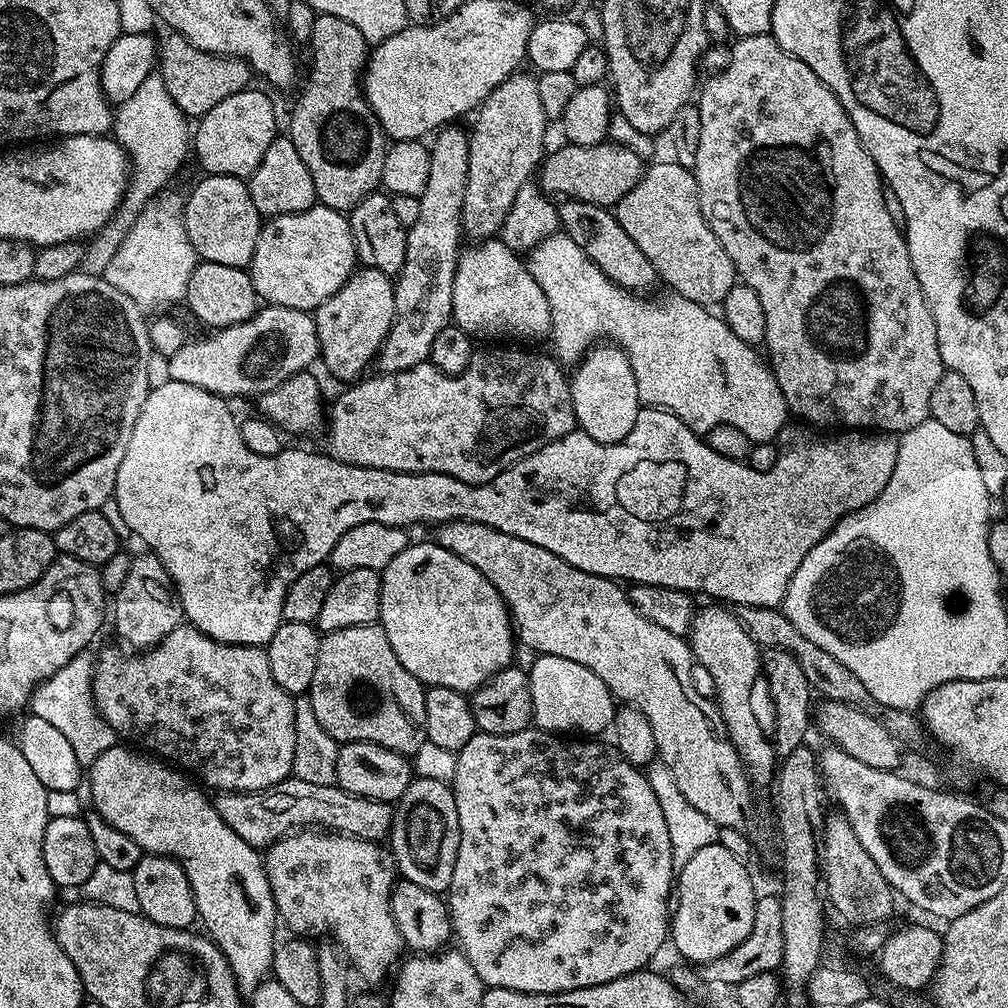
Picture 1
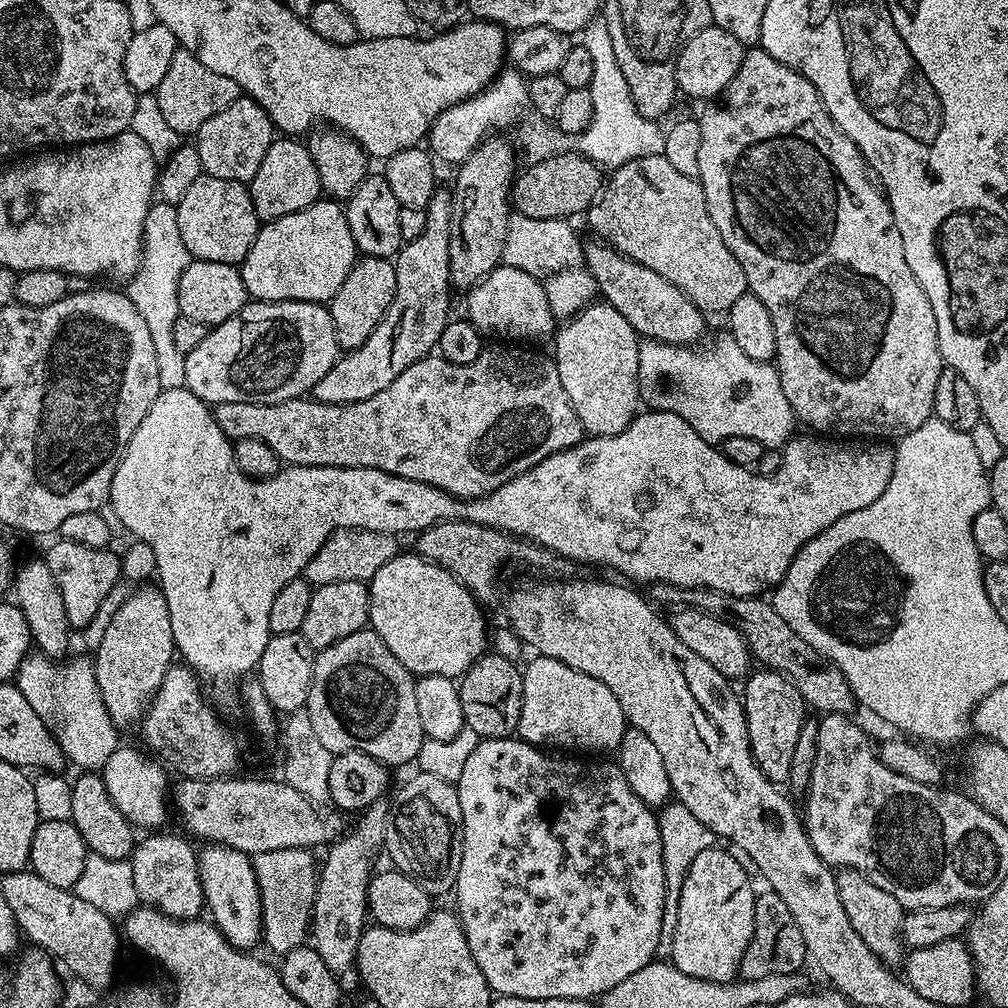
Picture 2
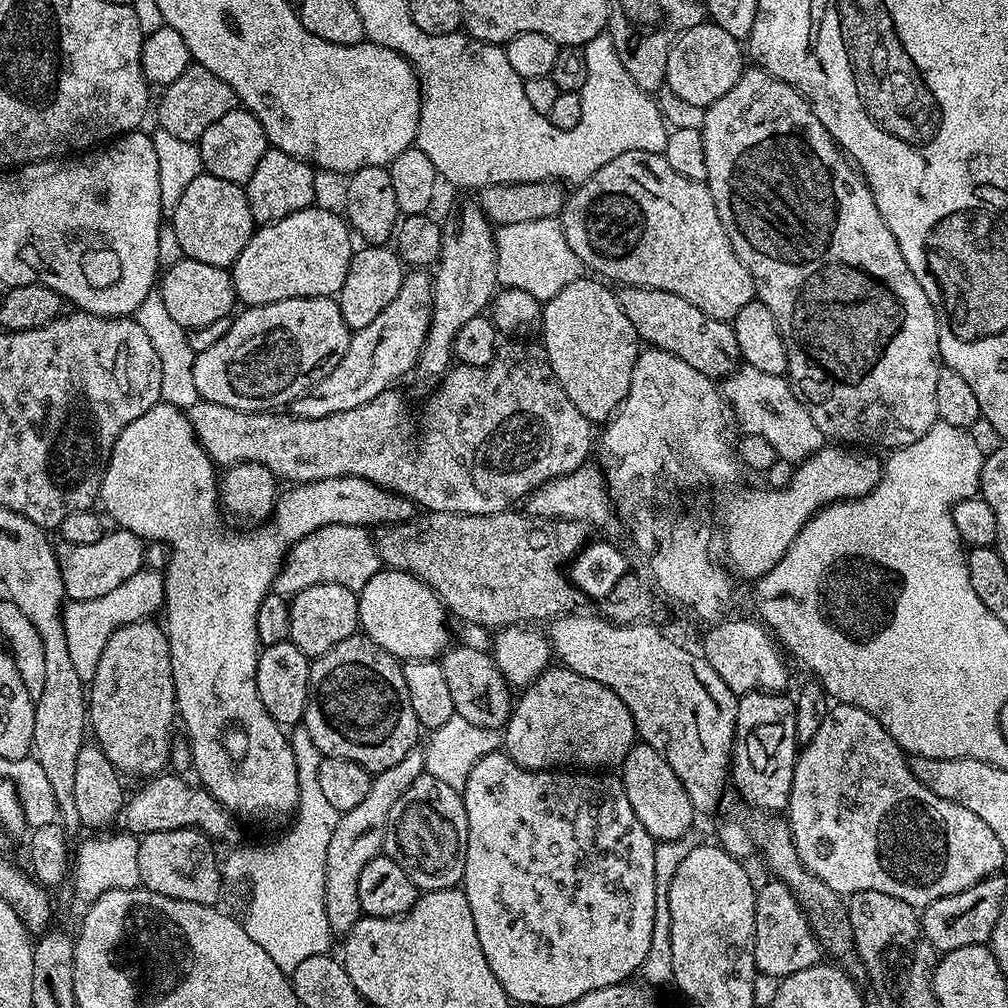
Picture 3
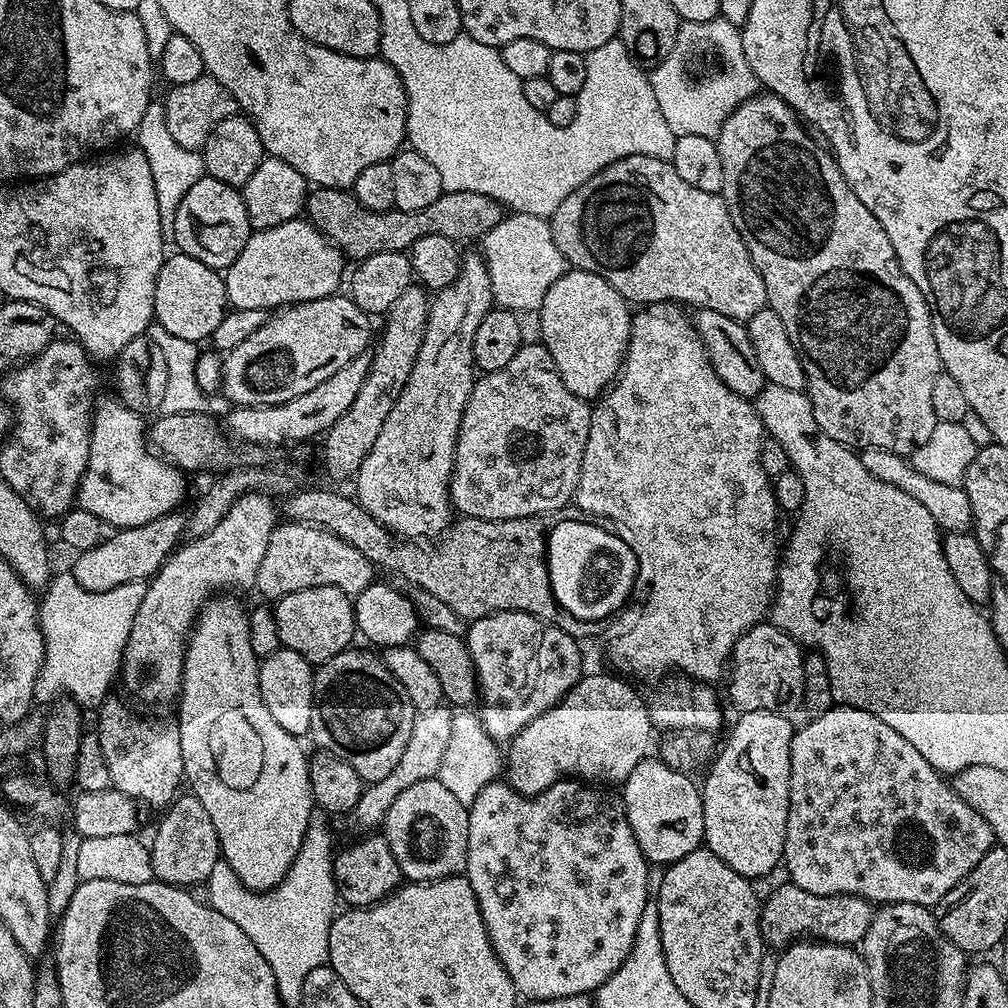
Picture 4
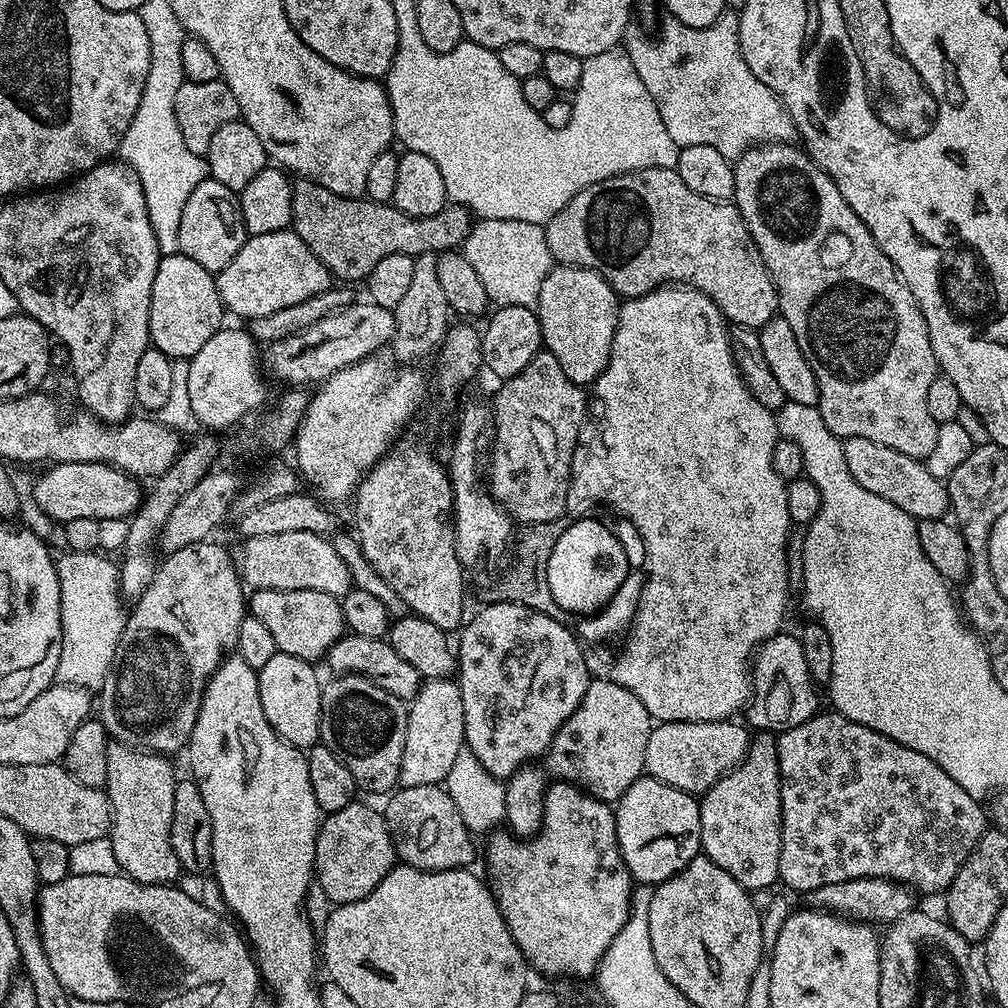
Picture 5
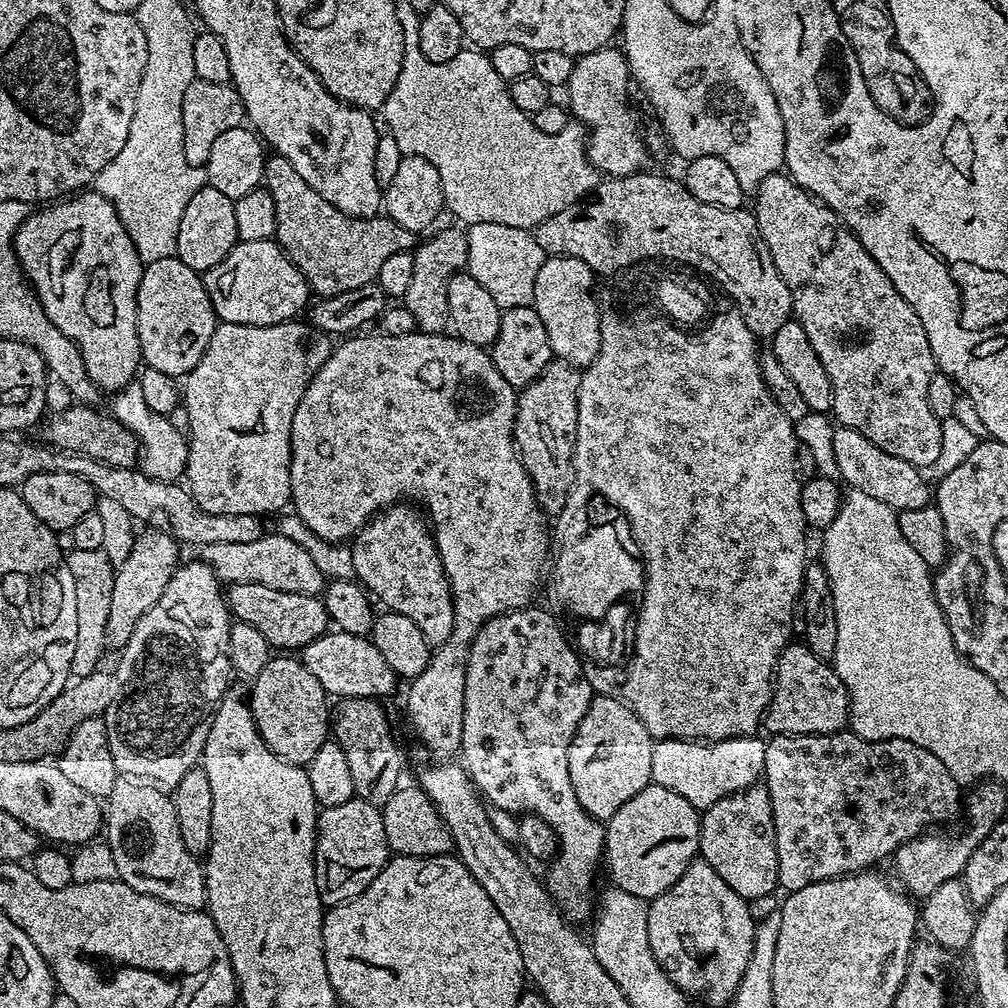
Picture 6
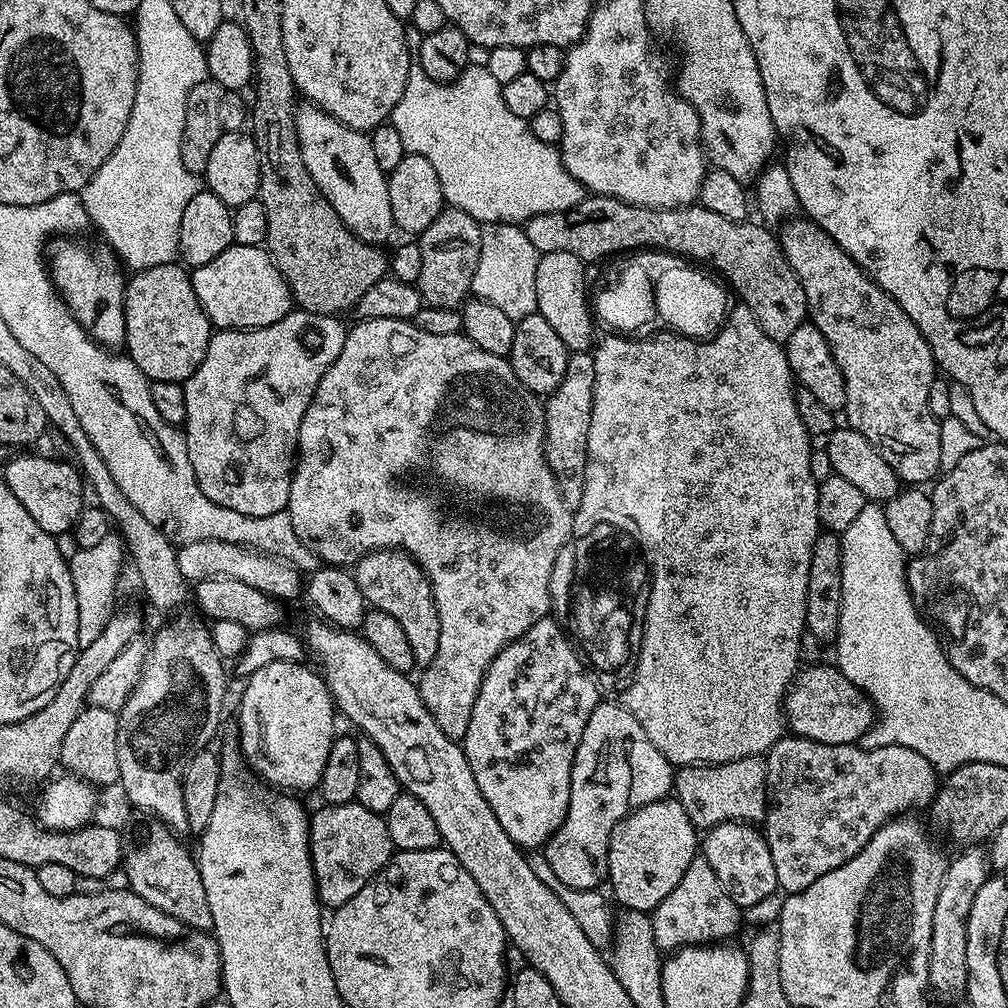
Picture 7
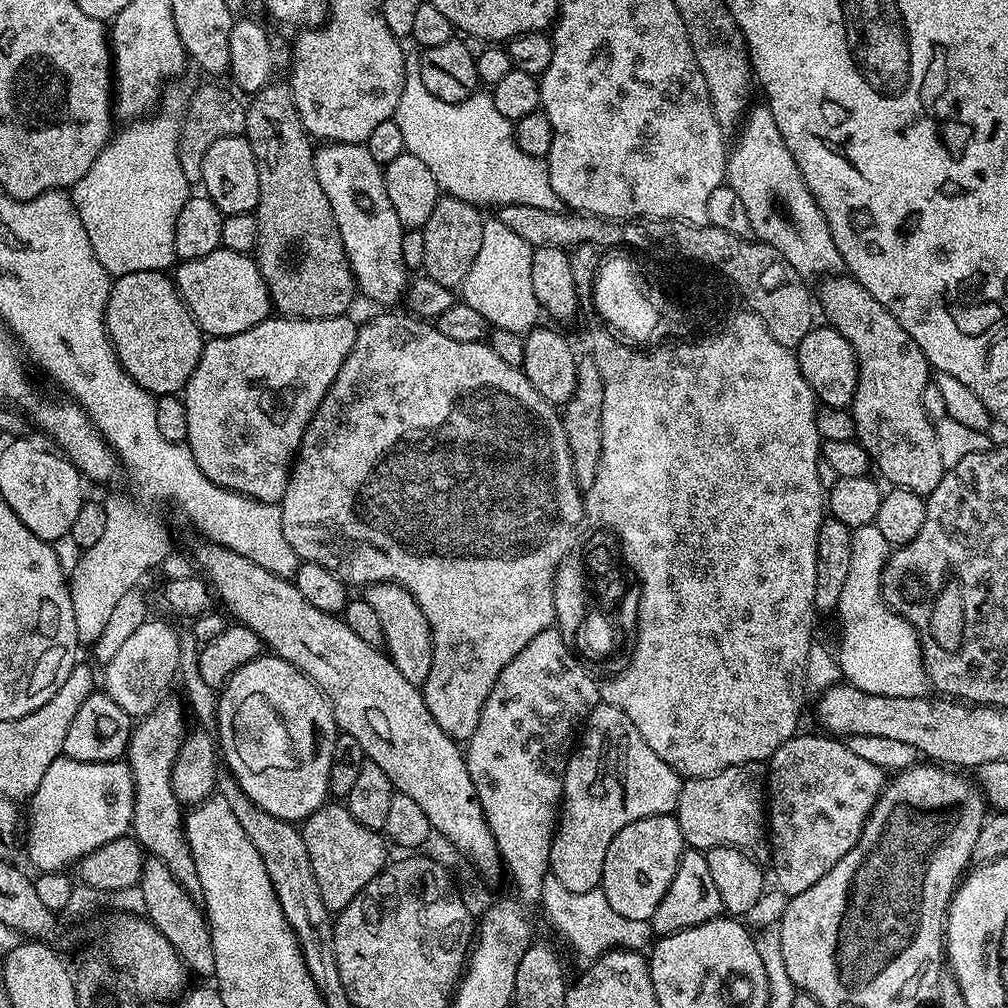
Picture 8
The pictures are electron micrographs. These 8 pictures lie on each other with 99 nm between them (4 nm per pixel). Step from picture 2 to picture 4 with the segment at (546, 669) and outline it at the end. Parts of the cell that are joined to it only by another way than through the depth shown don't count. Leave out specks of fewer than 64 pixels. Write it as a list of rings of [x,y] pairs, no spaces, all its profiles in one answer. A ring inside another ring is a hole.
[[[581,675],[580,681],[553,708],[546,710],[542,714],[538,714],[538,718],[534,718],[534,722],[527,724],[517,736],[511,737],[509,744],[512,745],[506,748],[506,783],[518,795],[531,797],[542,794],[548,787],[554,786],[555,783],[563,781],[565,778],[579,778],[581,781],[595,782],[600,786],[612,786],[608,784],[616,784],[616,786],[623,785],[624,779],[630,774],[630,770],[634,770],[634,766],[638,766],[638,762],[642,762],[649,755],[648,747],[652,744],[652,732],[654,733],[654,725],[648,713],[645,697],[640,697],[626,681],[619,680],[616,676]]]

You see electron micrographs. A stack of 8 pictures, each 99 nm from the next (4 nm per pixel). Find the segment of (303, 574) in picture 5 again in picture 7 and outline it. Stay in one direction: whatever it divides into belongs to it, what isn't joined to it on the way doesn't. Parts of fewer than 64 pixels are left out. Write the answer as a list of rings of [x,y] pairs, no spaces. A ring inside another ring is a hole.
[[[188,540],[177,547],[176,557],[178,570],[182,570],[182,578],[189,582],[213,580],[219,576],[238,578],[238,582],[246,582],[246,586],[254,586],[254,590],[262,590],[267,596],[274,596],[281,602],[289,602],[288,600],[302,592],[302,573],[294,565],[264,552],[254,552],[243,544]]]

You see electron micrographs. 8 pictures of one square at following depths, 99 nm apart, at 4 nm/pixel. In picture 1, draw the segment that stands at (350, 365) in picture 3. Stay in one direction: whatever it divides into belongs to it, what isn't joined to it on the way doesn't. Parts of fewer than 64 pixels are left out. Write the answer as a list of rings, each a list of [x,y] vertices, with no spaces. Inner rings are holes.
[[[448,126],[443,130],[435,133],[434,139],[430,144],[430,178],[426,178],[426,190],[422,190],[419,196],[419,215],[415,219],[414,224],[406,228],[408,237],[406,238],[406,258],[404,264],[400,267],[400,271],[394,280],[394,287],[396,290],[396,320],[390,326],[388,336],[384,340],[383,346],[380,347],[378,353],[379,371],[385,372],[401,372],[402,370],[410,370],[410,366],[418,366],[428,360],[430,354],[430,346],[434,346],[434,338],[438,335],[438,330],[442,330],[452,320],[452,295],[454,294],[454,274],[456,273],[456,260],[459,258],[462,251],[462,243],[460,244],[460,236],[462,237],[462,225],[460,219],[462,218],[462,202],[466,198],[466,178],[470,174],[470,146],[468,145],[469,133],[464,132],[457,126]]]

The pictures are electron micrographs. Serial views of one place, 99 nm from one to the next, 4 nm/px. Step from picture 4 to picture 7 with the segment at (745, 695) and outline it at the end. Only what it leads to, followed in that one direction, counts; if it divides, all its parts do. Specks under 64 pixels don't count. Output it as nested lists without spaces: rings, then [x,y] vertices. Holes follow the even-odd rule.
[[[812,662],[807,665],[808,669],[797,671],[796,679],[784,698],[787,727],[797,736],[826,742],[830,746],[857,743],[872,728],[874,705],[861,688],[840,673],[839,667],[824,663]]]

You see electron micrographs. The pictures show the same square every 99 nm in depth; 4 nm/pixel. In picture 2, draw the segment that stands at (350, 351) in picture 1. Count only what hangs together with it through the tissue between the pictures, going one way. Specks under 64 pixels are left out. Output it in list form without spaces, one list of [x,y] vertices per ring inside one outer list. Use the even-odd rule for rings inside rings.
[[[361,255],[352,265],[350,274],[346,274],[346,282],[334,294],[330,301],[330,311],[336,340],[341,349],[351,350],[362,346],[366,338],[370,338],[372,331],[384,316],[390,302],[396,293],[396,266],[391,259],[383,260],[377,256]]]

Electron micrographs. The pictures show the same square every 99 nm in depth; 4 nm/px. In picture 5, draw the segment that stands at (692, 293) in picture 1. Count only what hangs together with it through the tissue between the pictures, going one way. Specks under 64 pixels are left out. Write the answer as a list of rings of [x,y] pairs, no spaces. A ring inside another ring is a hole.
[[[639,168],[633,172],[620,172],[594,186],[586,186],[586,190],[574,194],[574,198],[570,198],[570,202],[566,202],[566,206],[562,206],[562,210],[558,210],[558,214],[554,214],[554,218],[548,220],[544,233],[546,234],[546,246],[550,246],[550,254],[557,265],[573,264],[579,268],[594,270],[616,291],[617,297],[641,296],[661,286],[687,286],[702,290],[702,294],[709,296],[718,306],[725,321],[742,328],[758,330],[766,322],[770,322],[770,318],[778,315],[780,303],[772,275],[766,270],[766,266],[762,262],[762,254],[742,218],[742,214],[736,209],[735,203],[711,200],[702,194],[694,194],[694,190],[690,190],[690,186],[686,186],[686,182],[682,182],[682,178],[675,168]]]

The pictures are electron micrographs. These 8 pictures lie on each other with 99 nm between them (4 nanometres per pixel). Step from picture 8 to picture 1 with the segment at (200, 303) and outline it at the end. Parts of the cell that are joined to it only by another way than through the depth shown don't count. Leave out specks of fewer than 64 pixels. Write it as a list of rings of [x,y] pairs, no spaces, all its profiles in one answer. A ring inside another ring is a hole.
[[[313,206],[298,214],[273,216],[261,227],[250,275],[261,301],[311,313],[348,281],[357,264],[349,217],[332,208]]]

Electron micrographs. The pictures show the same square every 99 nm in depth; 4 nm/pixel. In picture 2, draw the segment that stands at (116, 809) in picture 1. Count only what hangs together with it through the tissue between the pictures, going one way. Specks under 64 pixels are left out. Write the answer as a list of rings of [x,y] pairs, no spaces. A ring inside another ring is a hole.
[[[117,746],[114,754],[110,754],[110,758],[106,758],[102,775],[106,782],[106,794],[110,794],[114,806],[118,806],[118,810],[122,810],[122,814],[129,822],[137,829],[160,830],[167,825],[164,823],[168,820],[168,812],[170,816],[169,773],[163,763],[155,764],[151,760],[153,757],[147,751],[144,752],[139,752],[136,748]],[[209,843],[199,849],[200,881],[203,884],[204,901],[211,921],[234,947],[241,951],[254,948],[261,941],[261,896],[251,859],[243,852],[228,848],[225,844]]]

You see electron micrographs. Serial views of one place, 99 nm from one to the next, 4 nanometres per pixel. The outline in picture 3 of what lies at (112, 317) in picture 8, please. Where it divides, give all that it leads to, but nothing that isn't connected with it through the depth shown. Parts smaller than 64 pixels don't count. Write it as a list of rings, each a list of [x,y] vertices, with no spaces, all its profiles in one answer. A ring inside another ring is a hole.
[[[181,258],[163,269],[158,280],[158,291],[166,302],[166,310],[174,317],[174,322],[186,330],[207,326],[218,318],[231,317],[232,307],[238,304],[236,287],[232,284],[229,269],[187,258]]]

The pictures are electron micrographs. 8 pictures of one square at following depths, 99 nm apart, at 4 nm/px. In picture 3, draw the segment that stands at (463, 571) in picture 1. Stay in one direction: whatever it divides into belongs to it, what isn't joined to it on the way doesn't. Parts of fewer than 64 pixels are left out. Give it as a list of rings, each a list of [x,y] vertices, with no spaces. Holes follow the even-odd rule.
[[[384,566],[381,567],[378,574],[374,574],[374,578],[370,578],[370,582],[366,582],[366,586],[360,588],[358,595],[360,598],[358,614],[363,635],[378,642],[378,646],[382,646],[382,650],[386,650],[401,662],[436,660],[444,655],[450,644],[450,616],[443,602],[436,597],[436,591],[426,582],[422,582],[409,572]]]

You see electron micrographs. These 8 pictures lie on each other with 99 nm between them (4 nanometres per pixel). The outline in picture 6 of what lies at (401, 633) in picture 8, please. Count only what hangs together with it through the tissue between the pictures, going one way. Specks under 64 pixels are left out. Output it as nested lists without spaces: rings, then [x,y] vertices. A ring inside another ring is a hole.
[[[397,502],[389,508],[381,508],[351,537],[354,570],[356,580],[379,603],[381,600],[387,611],[406,614],[406,618],[410,618],[410,622],[414,622],[414,626],[426,634],[429,644],[439,646],[446,642],[446,638],[450,638],[454,630],[452,587],[436,549],[429,521],[419,507],[412,507],[416,506],[408,502]]]

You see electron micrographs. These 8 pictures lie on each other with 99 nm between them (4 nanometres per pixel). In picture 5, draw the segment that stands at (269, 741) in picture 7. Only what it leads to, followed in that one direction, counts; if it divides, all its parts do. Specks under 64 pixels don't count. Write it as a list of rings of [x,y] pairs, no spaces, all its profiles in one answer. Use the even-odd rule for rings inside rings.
[[[285,652],[274,654],[266,666],[258,669],[258,690],[260,691],[260,701],[262,710],[270,722],[270,726],[281,738],[287,740],[290,744],[295,744],[301,750],[307,750],[317,743],[320,739],[320,690],[322,680],[316,677],[316,672],[309,661],[302,658],[294,658]]]

